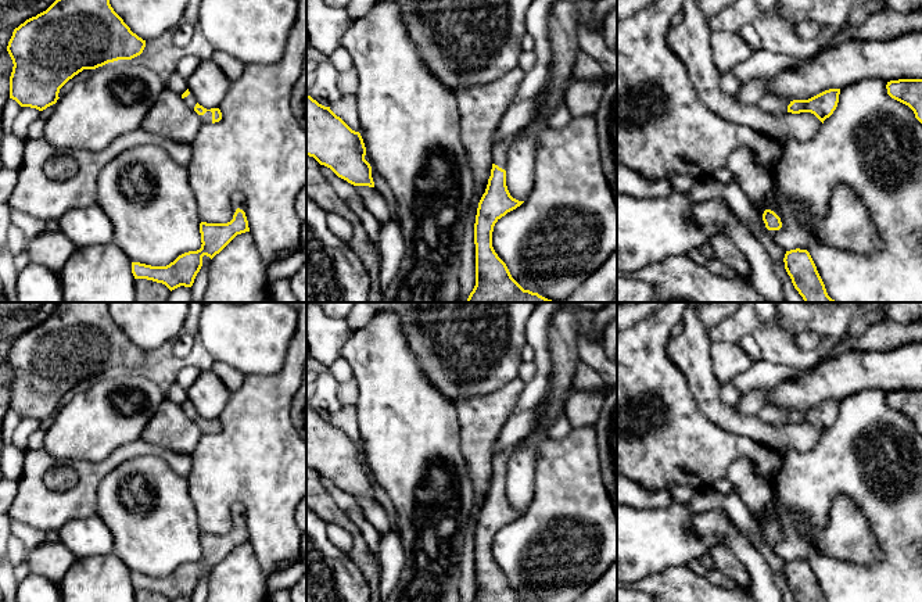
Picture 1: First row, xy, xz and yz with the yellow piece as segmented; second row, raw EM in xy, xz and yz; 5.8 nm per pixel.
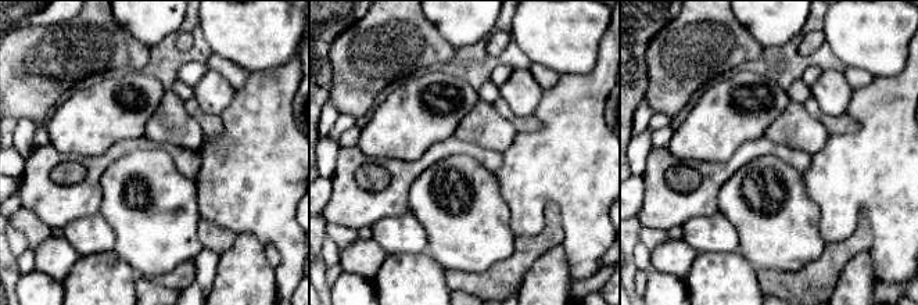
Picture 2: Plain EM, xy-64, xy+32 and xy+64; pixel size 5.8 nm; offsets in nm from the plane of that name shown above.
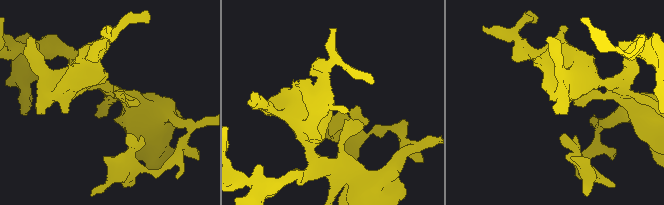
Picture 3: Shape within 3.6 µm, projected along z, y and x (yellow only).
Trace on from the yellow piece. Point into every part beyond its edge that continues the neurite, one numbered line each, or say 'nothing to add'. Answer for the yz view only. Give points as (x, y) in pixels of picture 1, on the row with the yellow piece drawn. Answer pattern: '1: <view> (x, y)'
1: yz (772, 104)

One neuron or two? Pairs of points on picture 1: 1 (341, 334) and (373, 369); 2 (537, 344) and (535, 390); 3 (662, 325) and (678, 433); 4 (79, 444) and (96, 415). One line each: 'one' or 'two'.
1: two
2: one
3: one
4: one

